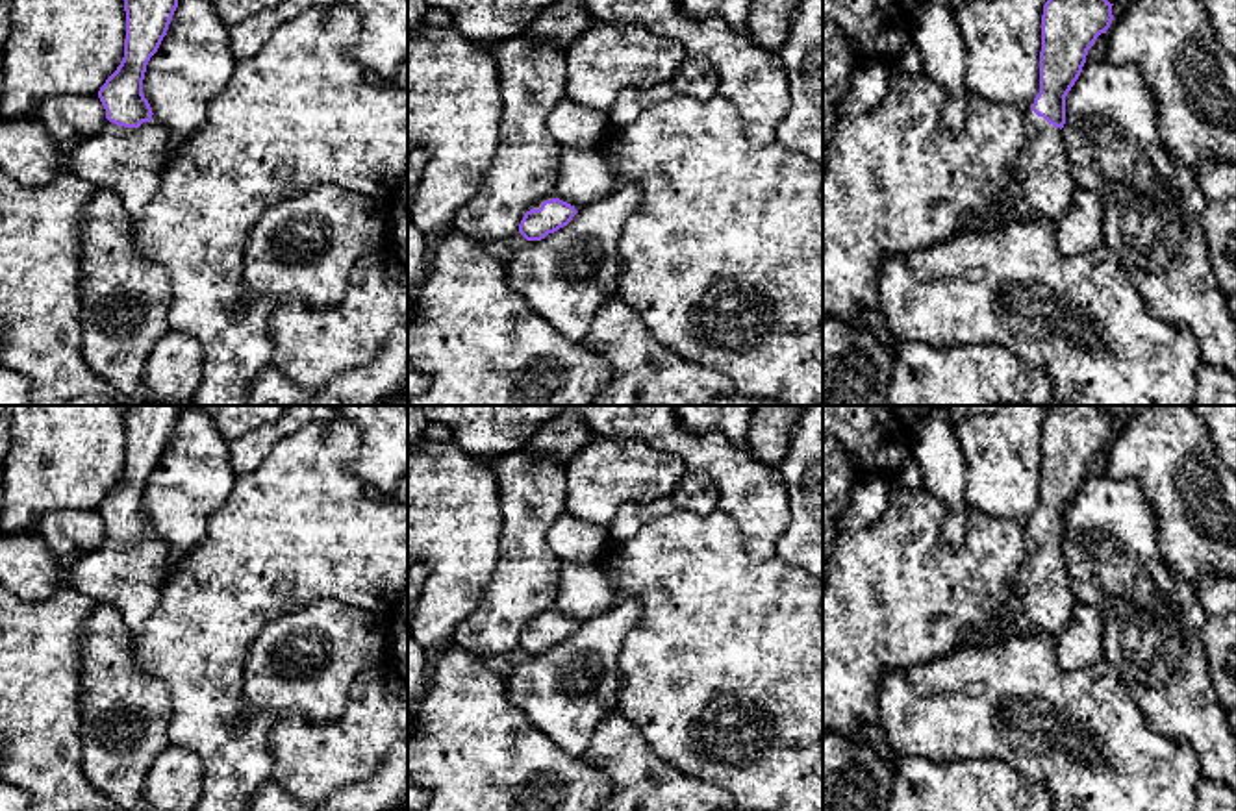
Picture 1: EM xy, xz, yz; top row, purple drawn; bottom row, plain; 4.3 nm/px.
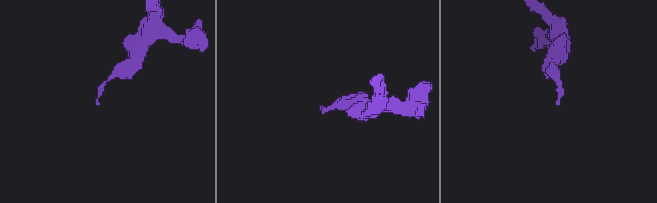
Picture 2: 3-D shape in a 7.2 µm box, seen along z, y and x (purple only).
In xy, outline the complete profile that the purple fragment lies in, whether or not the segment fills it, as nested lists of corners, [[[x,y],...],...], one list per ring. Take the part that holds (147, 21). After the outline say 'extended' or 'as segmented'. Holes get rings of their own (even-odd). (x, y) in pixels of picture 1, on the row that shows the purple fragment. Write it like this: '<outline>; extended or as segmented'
[[[124,0],[124,57],[98,91],[107,122],[63,161],[96,189],[117,193],[133,218],[158,194],[169,163],[170,137],[143,94],[143,80],[176,7],[178,0]]]; extended

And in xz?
[[[552,193],[524,213],[519,224],[519,233],[526,241],[541,241],[549,233],[567,226],[580,209],[582,207],[574,206],[571,200],[563,200]]]; extended

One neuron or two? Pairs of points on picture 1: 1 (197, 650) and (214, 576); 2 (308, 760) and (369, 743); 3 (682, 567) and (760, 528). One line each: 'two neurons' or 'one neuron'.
1: one neuron
2: one neuron
3: two neurons

